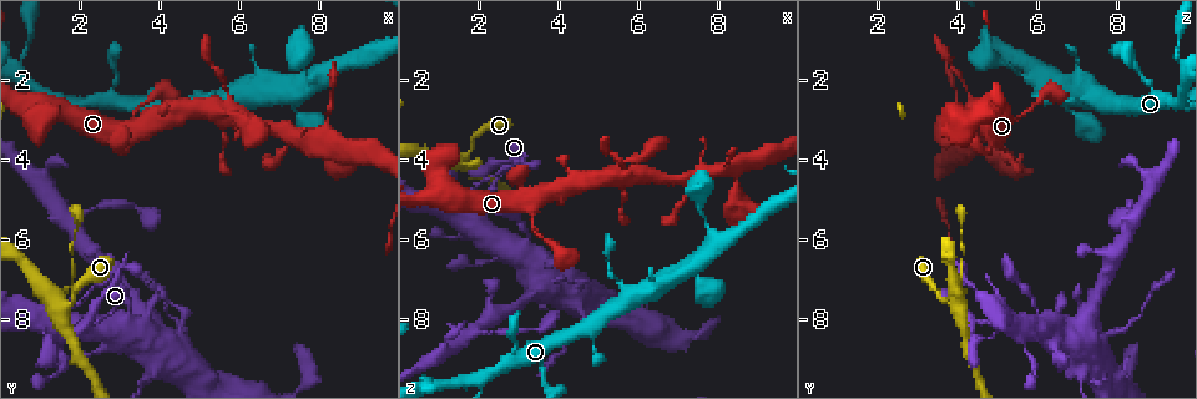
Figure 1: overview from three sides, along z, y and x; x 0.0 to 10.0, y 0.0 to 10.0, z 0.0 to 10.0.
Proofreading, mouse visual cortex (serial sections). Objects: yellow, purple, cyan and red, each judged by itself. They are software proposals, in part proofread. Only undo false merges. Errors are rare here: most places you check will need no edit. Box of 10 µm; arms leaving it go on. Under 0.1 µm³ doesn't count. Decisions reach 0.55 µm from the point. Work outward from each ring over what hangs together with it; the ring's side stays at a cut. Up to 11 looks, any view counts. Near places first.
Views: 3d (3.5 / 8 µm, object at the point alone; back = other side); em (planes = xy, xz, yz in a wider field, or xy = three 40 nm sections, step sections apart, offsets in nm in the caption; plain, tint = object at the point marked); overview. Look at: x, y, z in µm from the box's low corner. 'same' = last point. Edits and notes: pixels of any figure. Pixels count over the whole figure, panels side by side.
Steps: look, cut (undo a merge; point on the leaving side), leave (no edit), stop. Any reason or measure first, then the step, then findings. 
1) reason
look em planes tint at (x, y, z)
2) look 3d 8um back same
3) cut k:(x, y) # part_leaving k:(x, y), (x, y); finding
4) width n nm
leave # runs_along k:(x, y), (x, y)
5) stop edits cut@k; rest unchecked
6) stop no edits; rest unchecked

sudden change in width
look 3d 3.5um back at (1.85, 7.70, 4.75)

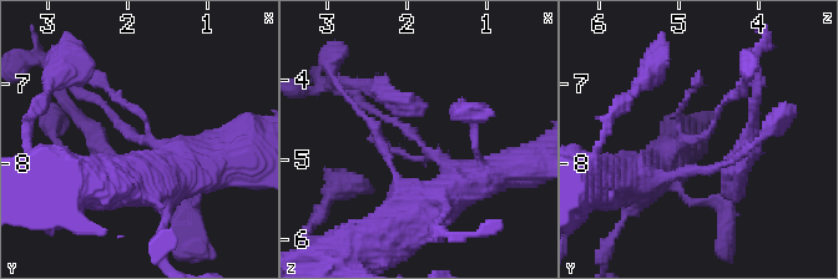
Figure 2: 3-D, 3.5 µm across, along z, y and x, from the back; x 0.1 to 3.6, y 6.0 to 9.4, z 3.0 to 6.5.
look em planes tint at (1.85, 7.75, 4.80)

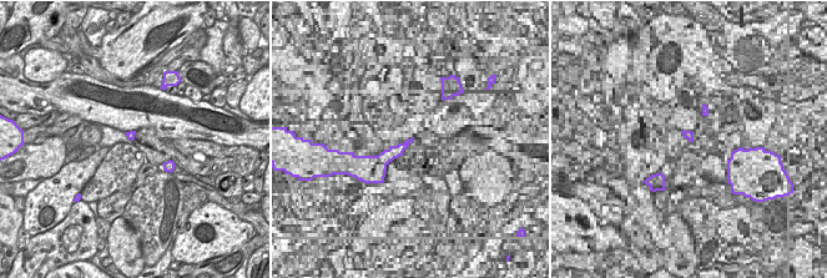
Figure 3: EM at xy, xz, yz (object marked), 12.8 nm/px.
another direction
look em xy step 3 tint same

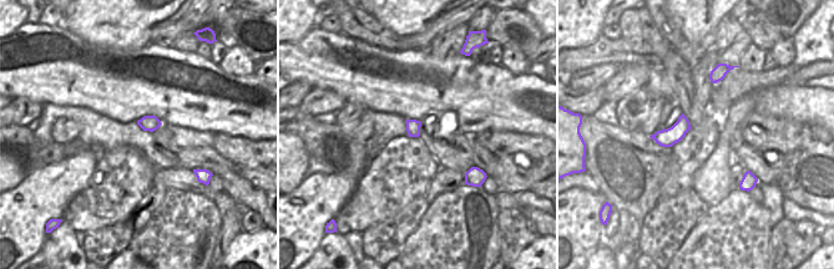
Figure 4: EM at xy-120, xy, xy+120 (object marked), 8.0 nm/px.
leave # runs_along 2:(445, 196), (453, 170), (362, 104); continuous, no second cell

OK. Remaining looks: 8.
thick turns thin
look 3d 3.5um at (3.80, 9.40, 7.15)

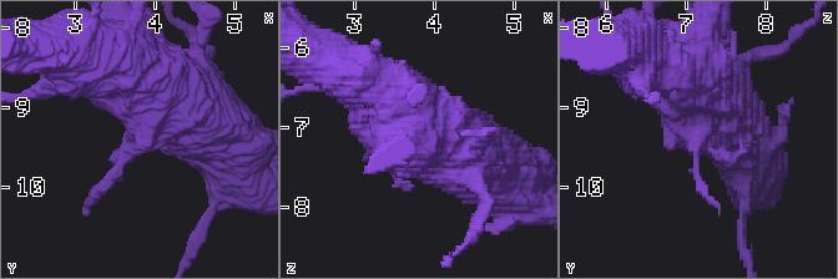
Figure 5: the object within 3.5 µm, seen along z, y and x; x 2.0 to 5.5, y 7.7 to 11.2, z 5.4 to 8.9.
shape alone is not enough
look em xy step 5 tint at (3.80, 9.35, 7.15)

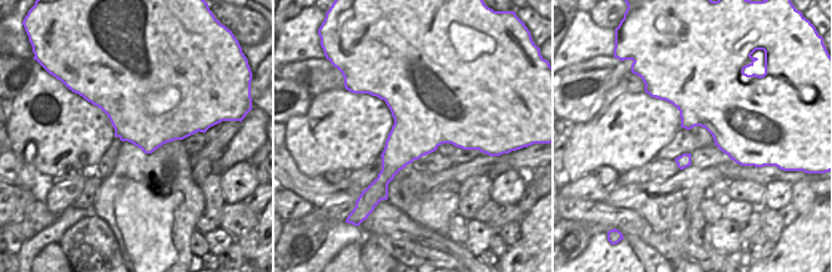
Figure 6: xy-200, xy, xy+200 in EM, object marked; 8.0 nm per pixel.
leave # runs_along 5:(685, 57), (745, 137); all the same cell

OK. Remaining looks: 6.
two arms in line, one across
look 3d 3.5um at (7.20, 2.35, 6.70)

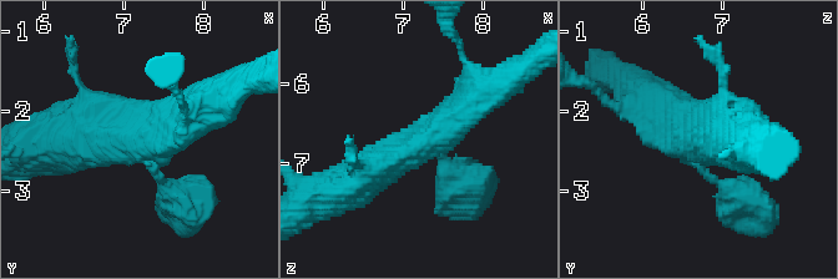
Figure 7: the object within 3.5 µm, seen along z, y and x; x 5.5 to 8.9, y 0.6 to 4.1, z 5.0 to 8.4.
arms 3; arm_widths 150, 450, 600 nm; need the tissue
look em xy step 1 tint at (7.15, 2.35, 6.75)

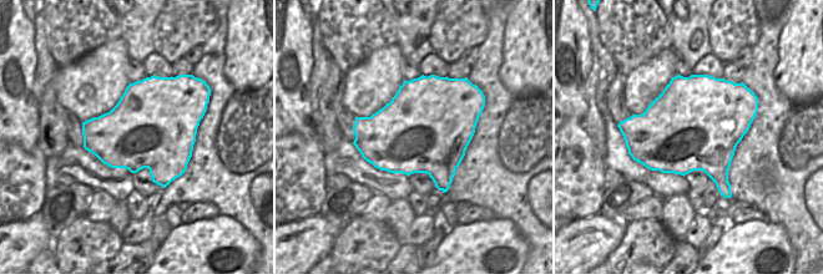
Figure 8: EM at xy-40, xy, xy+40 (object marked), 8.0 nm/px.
width 700 nm
leave # runs_along 7:(344, 187), (478, 97); all the same cell

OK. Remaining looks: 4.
abrupt turn
look 3d 3.5um at (1.00, 2.95, 4.10)

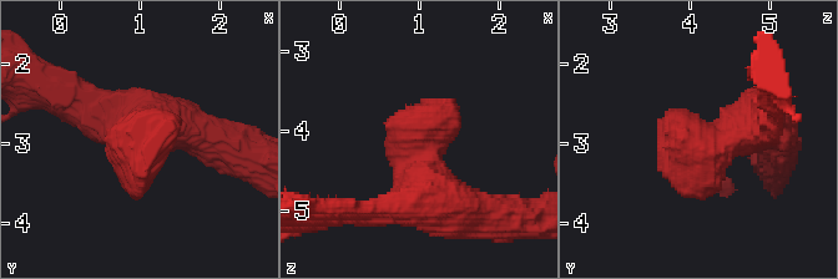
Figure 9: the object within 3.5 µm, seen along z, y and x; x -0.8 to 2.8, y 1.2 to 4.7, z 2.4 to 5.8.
need the tissue
look em planes plain at (1.00, 3.00, 4.05)

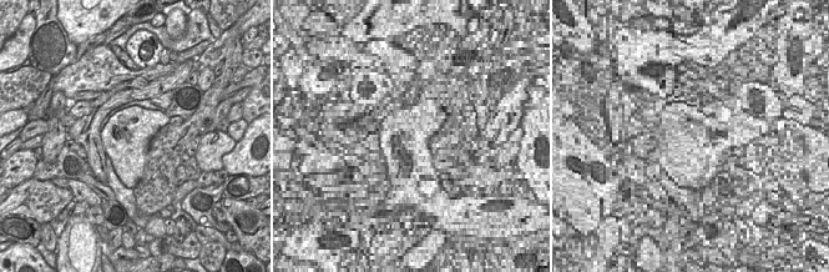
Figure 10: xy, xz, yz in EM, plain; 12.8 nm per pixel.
look em planes tint same

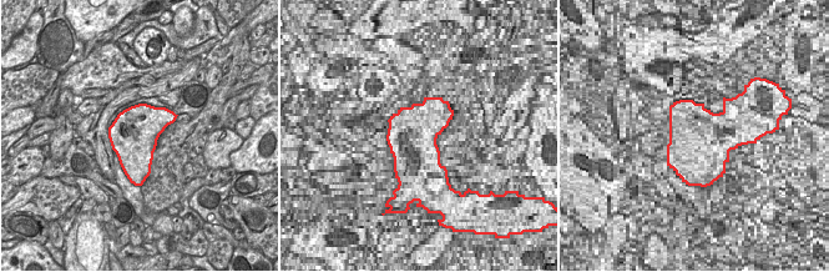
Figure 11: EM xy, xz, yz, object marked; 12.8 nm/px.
leave # runs_along 9:(437, 199), (417, 132), (452, 101); one cell here

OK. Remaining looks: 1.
stop no edits; rest unchecked

